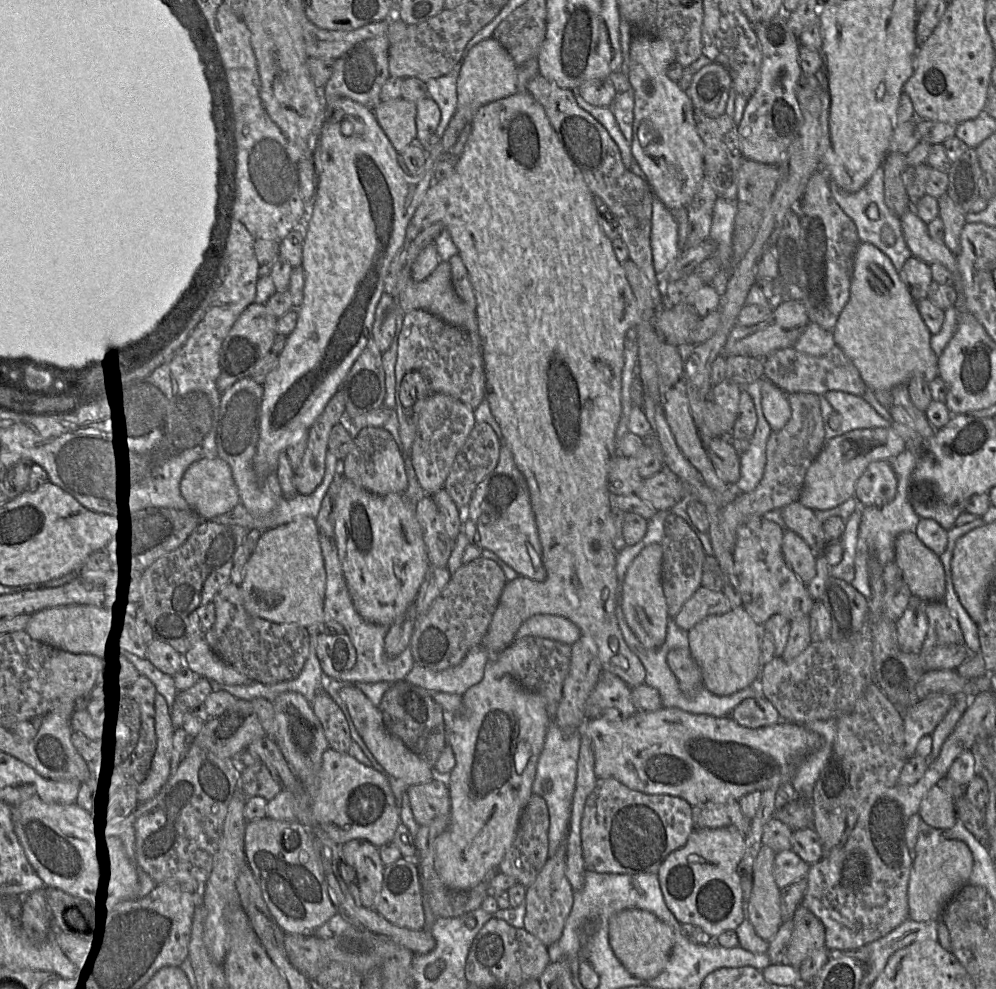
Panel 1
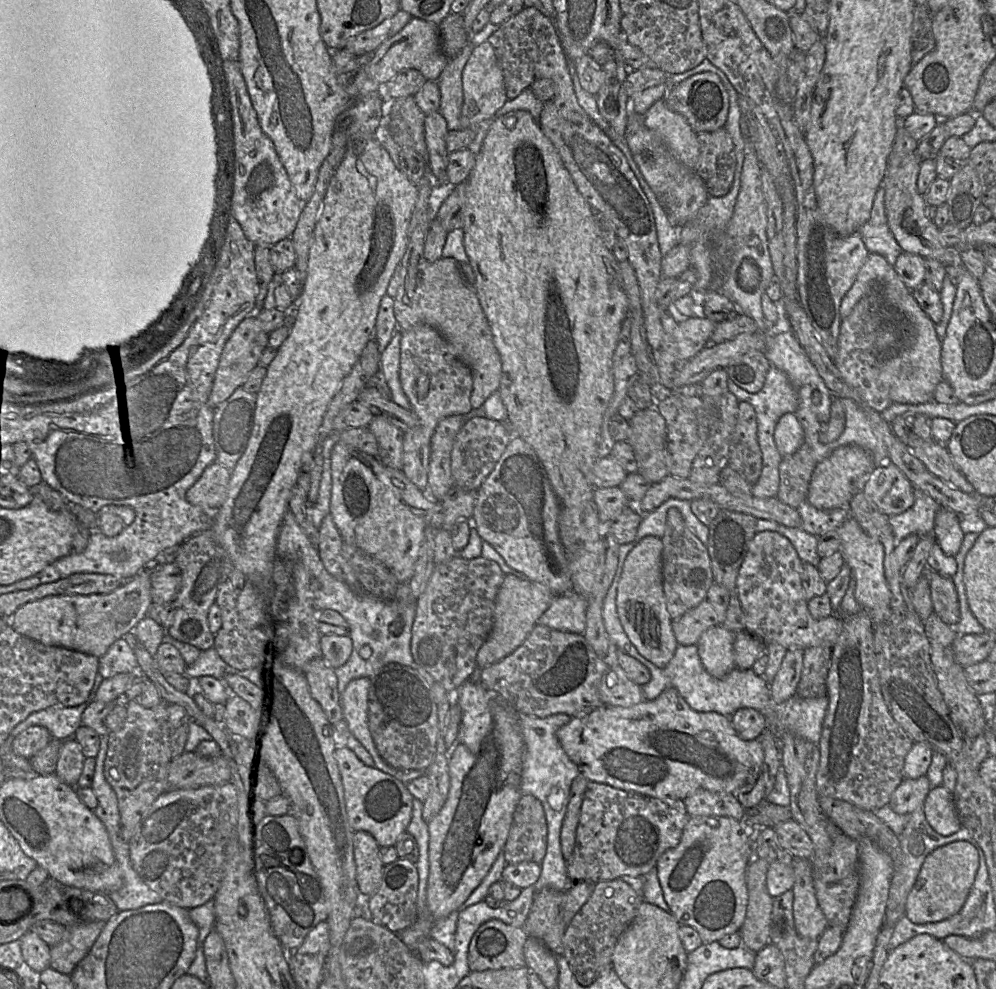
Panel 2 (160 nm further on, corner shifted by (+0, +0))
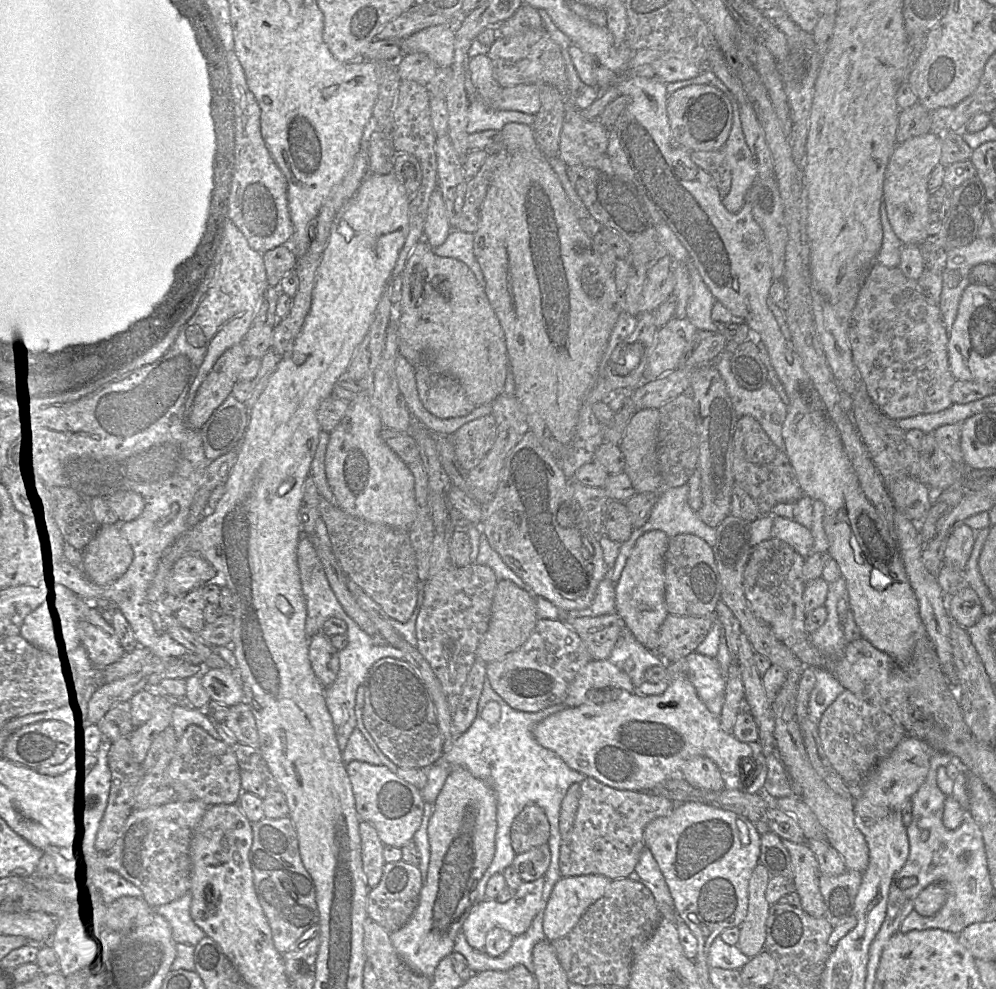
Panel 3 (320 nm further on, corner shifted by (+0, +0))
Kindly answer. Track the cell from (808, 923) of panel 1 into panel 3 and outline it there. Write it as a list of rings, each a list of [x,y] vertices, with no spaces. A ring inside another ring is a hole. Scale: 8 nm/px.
[[[782,840],[793,866],[793,890],[800,897],[802,909],[814,918],[825,917],[826,905],[819,889],[820,871],[813,851],[806,842]]]

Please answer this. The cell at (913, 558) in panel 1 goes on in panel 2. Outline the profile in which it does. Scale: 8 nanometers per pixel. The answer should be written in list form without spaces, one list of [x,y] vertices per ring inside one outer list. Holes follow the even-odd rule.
[[[928,566],[925,567],[922,575],[929,581],[933,613],[951,626],[957,624],[960,610],[957,590],[952,579],[940,575]]]

